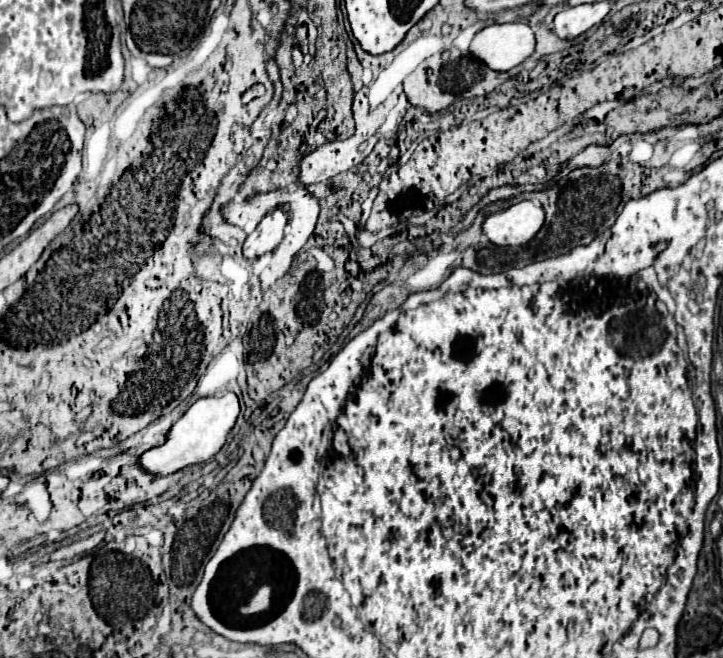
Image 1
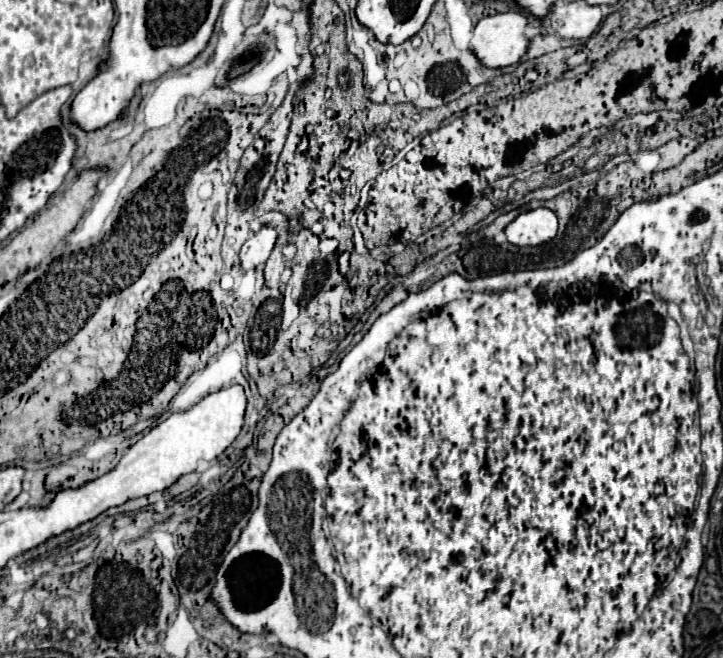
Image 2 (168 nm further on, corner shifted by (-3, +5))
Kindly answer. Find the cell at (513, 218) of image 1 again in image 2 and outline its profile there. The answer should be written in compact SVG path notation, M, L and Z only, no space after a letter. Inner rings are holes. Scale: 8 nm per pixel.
M547 208L519 214L507 228L507 240L515 246L541 246L557 234L557 216Z

